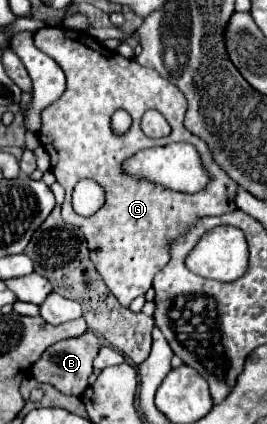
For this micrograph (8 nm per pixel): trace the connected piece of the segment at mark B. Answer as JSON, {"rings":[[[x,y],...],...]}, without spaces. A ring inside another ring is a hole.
{"rings":[[[86,331],[80,337],[60,341],[48,347],[40,357],[40,361],[32,365],[32,377],[40,383],[48,383],[56,387],[64,395],[82,395],[88,387],[88,377],[92,375],[92,361],[98,355],[98,349],[100,349],[100,341],[94,335],[94,331]]]}

